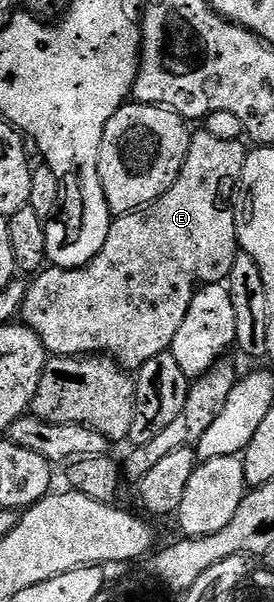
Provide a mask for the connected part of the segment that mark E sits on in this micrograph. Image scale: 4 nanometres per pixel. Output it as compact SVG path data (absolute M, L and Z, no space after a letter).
M205 131L195 132L190 138L190 146L188 147L188 155L184 159L184 167L180 171L176 183L172 183L172 187L164 196L156 198L152 204L147 205L144 209L115 216L110 222L108 239L104 243L104 247L100 247L98 254L87 265L81 265L79 269L46 267L27 284L20 321L21 324L25 325L27 329L31 329L38 336L40 343L46 348L47 354L55 357L105 355L114 358L123 369L136 371L144 363L148 363L148 359L156 359L156 355L169 350L172 339L176 339L176 331L180 331L180 323L184 323L184 315L188 315L188 307L194 298L196 286L199 283L225 282L232 271L232 259L236 259L236 255L240 252L234 210L236 208L238 181L242 178L248 152L247 146L244 147L242 144L241 140L216 139L216 135L208 135Z

